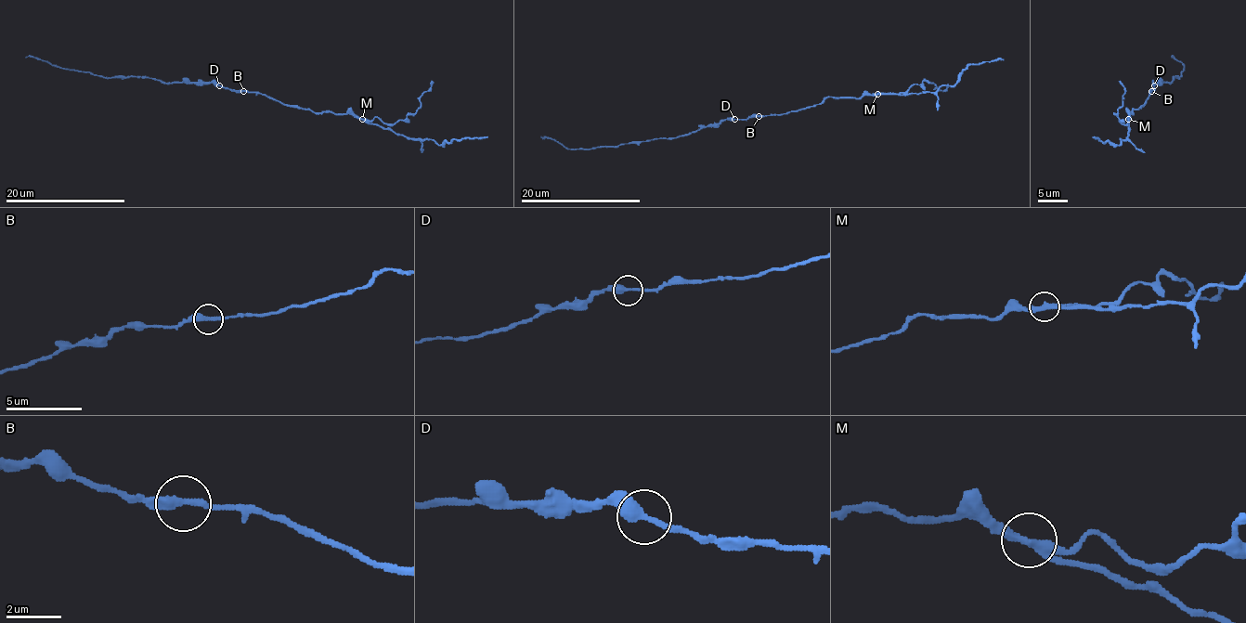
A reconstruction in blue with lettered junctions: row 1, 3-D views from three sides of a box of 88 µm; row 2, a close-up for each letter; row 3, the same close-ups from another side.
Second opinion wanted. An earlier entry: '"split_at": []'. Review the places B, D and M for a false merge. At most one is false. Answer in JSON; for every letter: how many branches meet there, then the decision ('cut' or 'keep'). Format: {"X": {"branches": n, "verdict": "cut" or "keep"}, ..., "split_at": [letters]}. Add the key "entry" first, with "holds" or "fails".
{"entry": "fails", "B": {"branches": 2, "verdict": "keep"}, "D": {"branches": 2, "verdict": "keep"}, "M": {"branches": 2, "verdict": "cut"}, "split_at": ["M"]}

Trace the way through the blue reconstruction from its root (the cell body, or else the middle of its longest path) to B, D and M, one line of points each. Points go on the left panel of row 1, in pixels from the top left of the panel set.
B: (264, 94), (243, 91)
D: (264, 94), (234, 91), (219, 85)
M: (264, 94), (313, 112), (355, 113), (362, 118)

